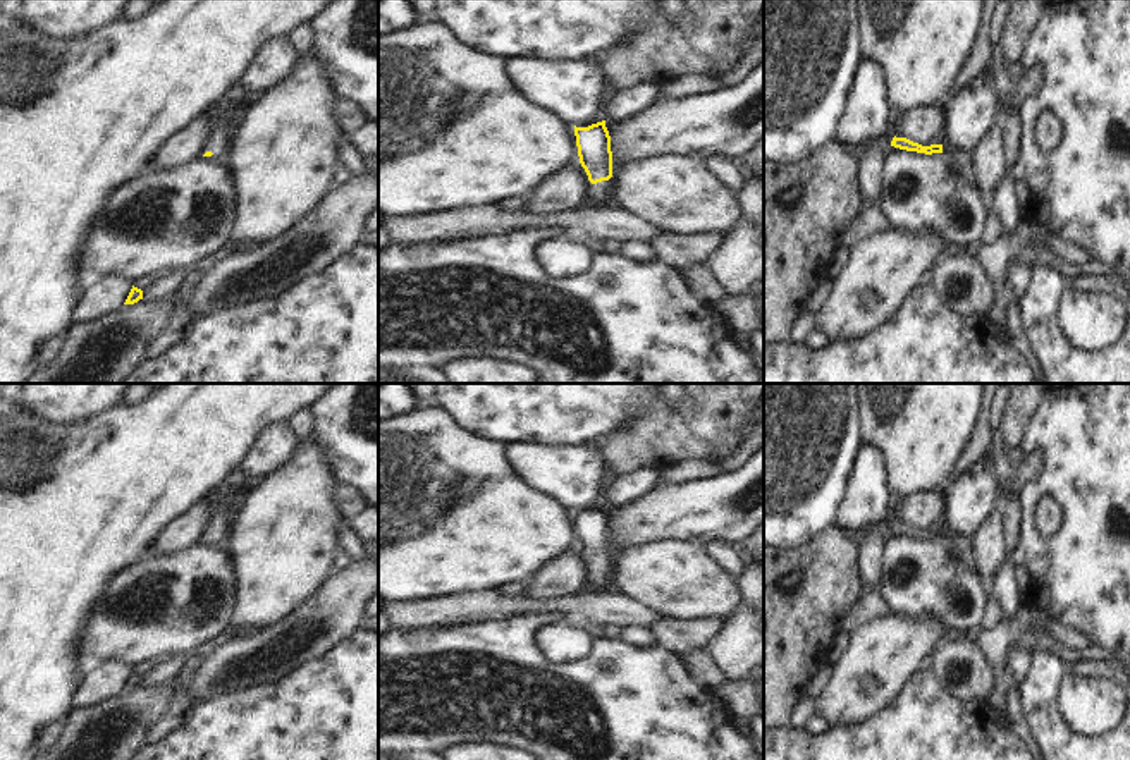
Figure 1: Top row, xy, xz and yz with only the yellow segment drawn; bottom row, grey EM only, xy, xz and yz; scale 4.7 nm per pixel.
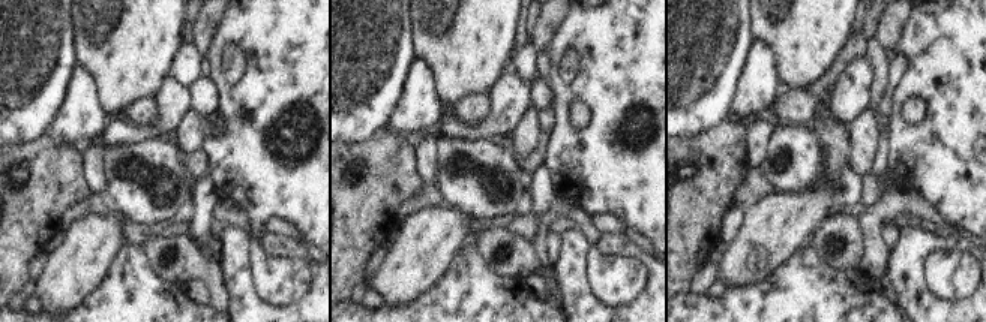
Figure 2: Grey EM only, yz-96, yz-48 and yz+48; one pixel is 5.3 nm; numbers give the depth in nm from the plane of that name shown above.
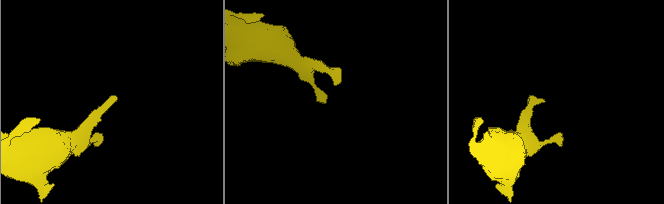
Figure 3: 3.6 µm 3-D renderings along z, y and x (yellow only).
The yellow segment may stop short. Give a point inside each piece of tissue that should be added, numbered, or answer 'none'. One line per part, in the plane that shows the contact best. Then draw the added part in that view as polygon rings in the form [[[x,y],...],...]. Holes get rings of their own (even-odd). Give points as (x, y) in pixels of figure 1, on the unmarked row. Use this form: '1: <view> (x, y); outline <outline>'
1: xz (601, 580); outline [[[611,564],[597,567],[590,573],[586,590],[592,593],[616,593],[616,591],[619,591],[612,579]]]

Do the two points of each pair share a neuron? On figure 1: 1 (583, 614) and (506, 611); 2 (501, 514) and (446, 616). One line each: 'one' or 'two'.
1: one
2: two

